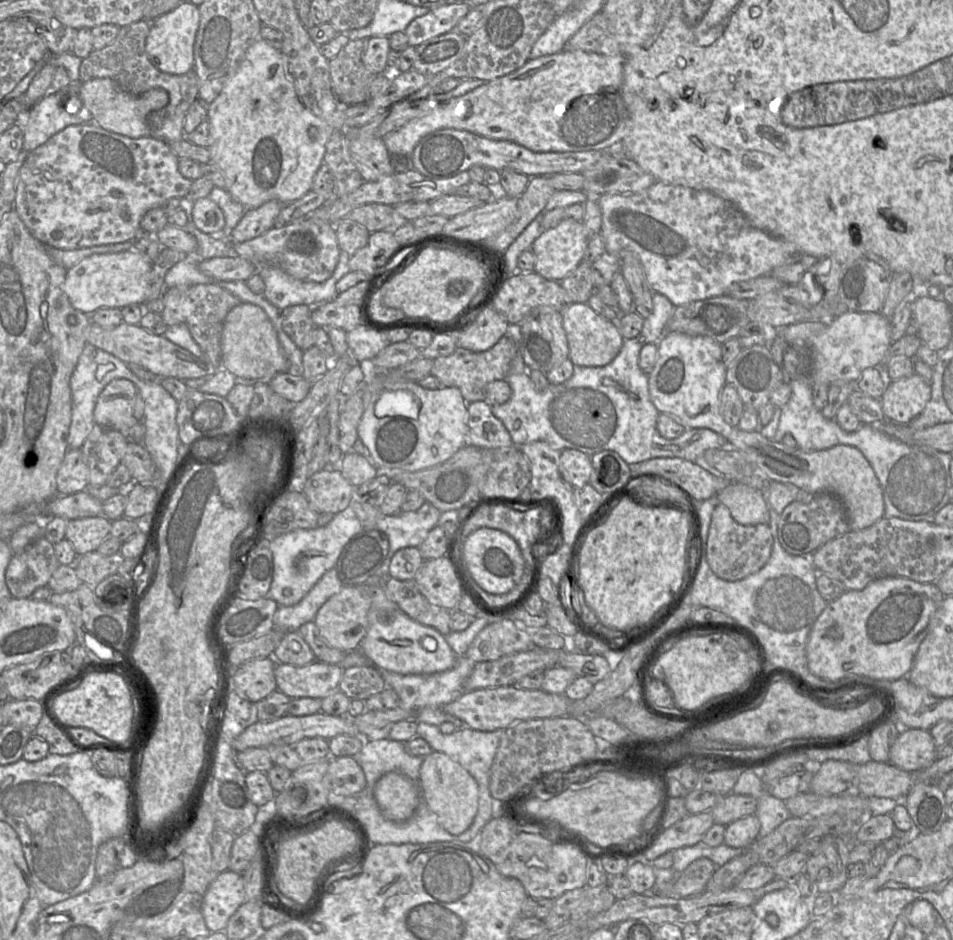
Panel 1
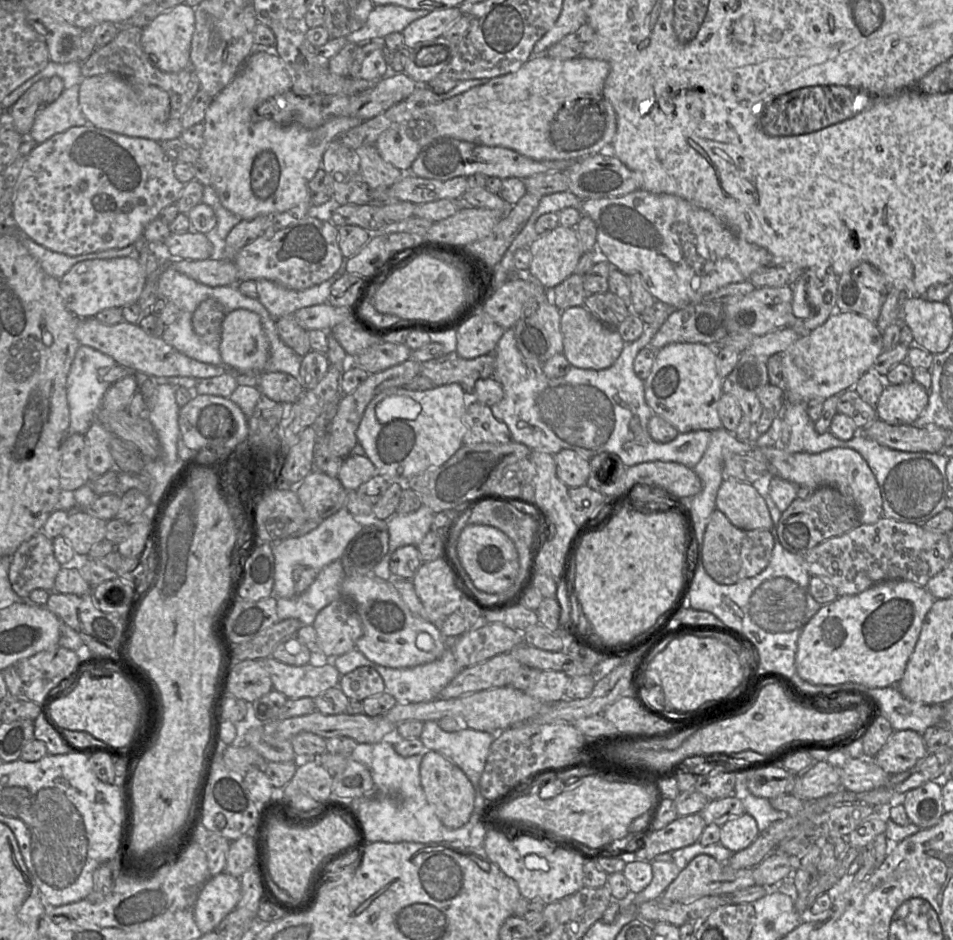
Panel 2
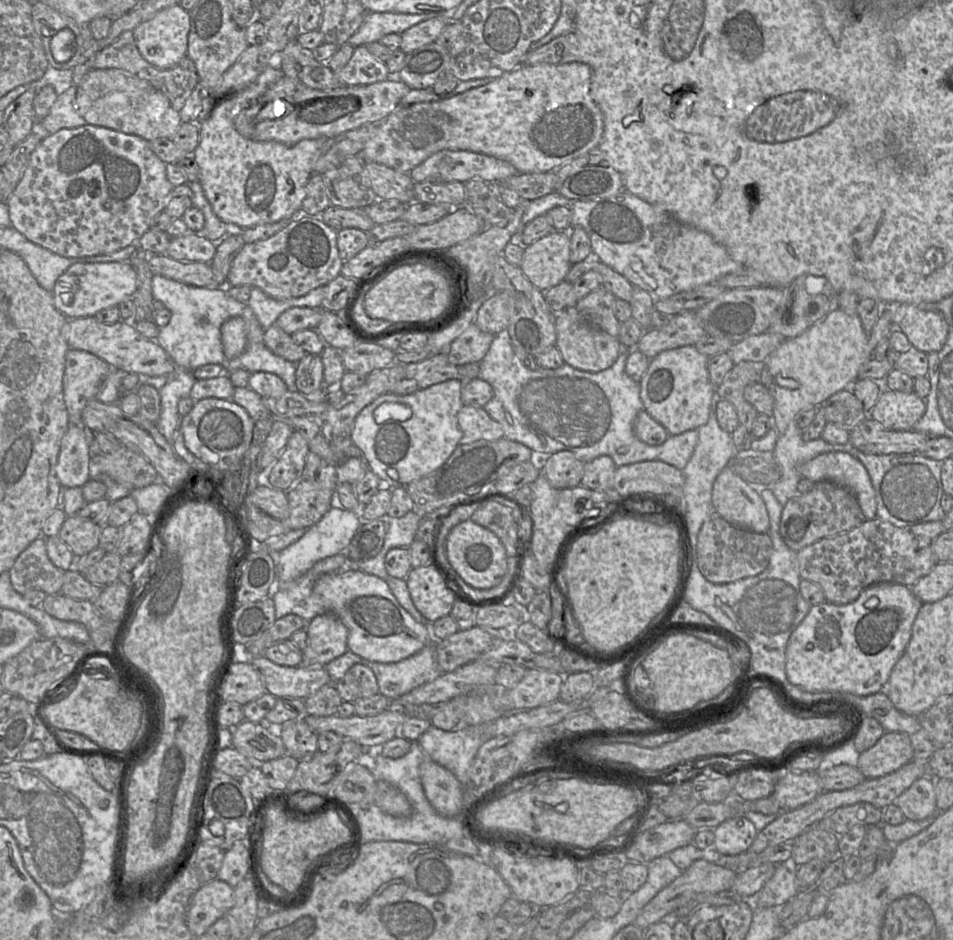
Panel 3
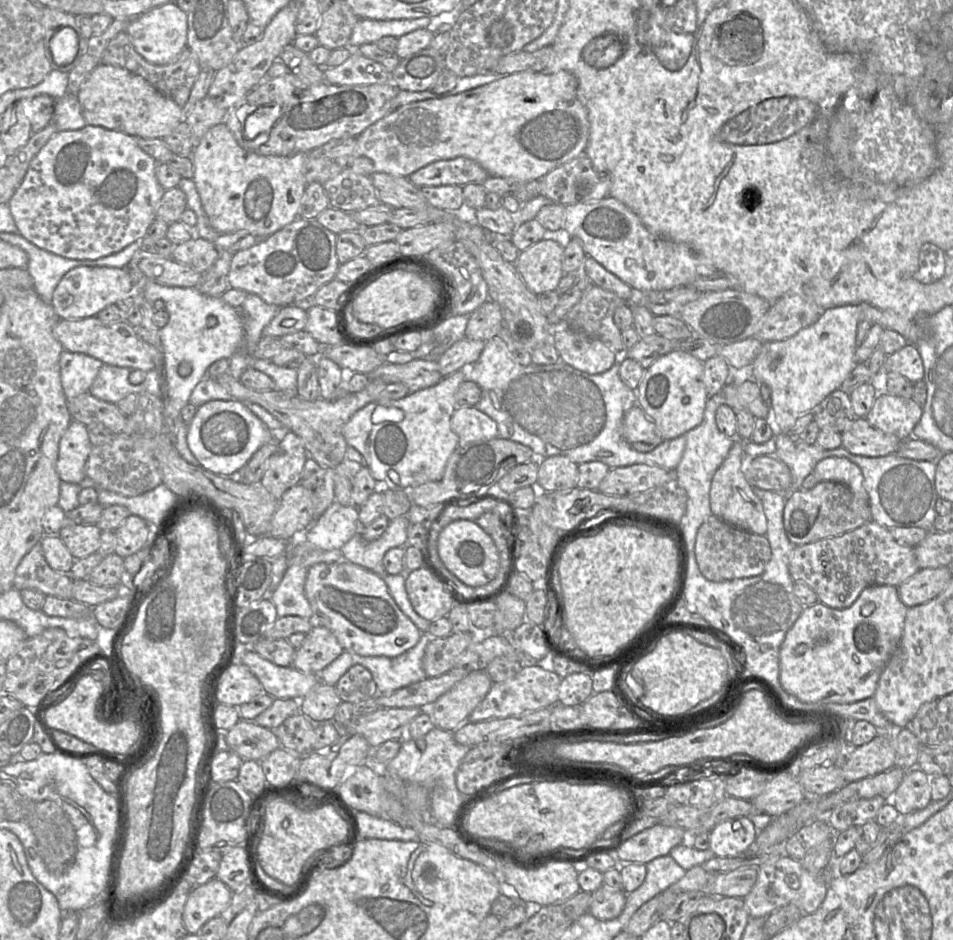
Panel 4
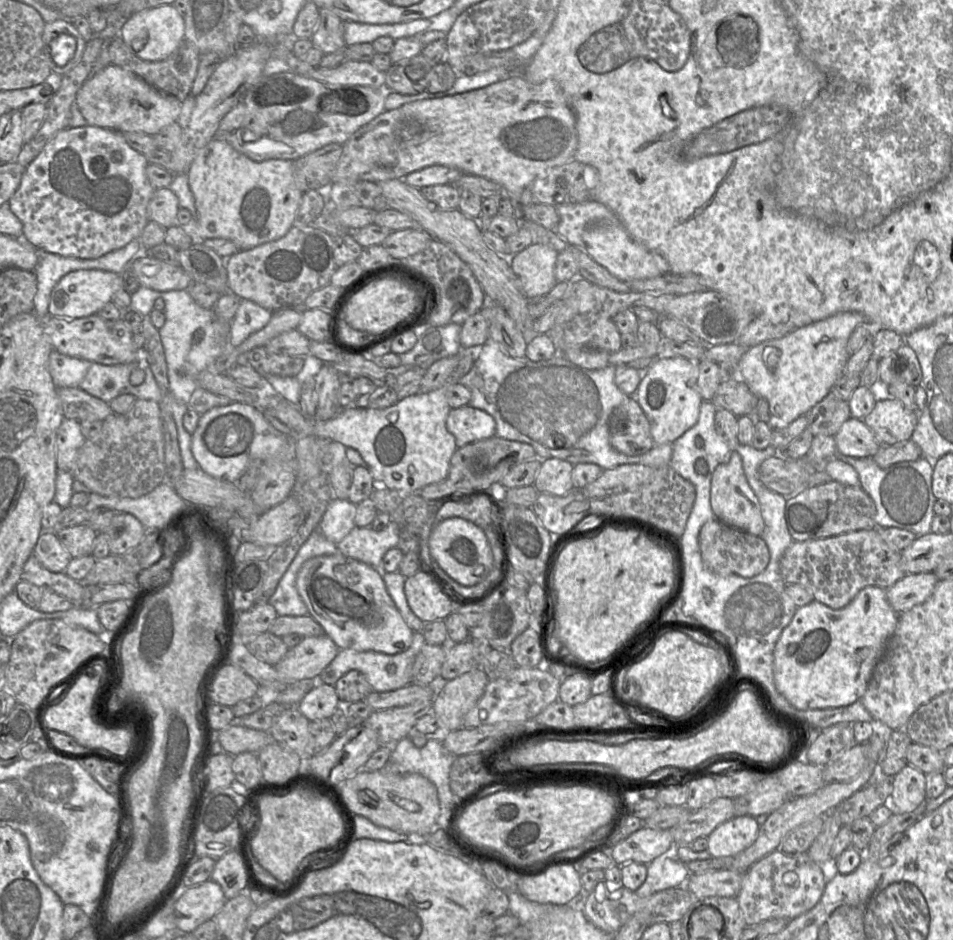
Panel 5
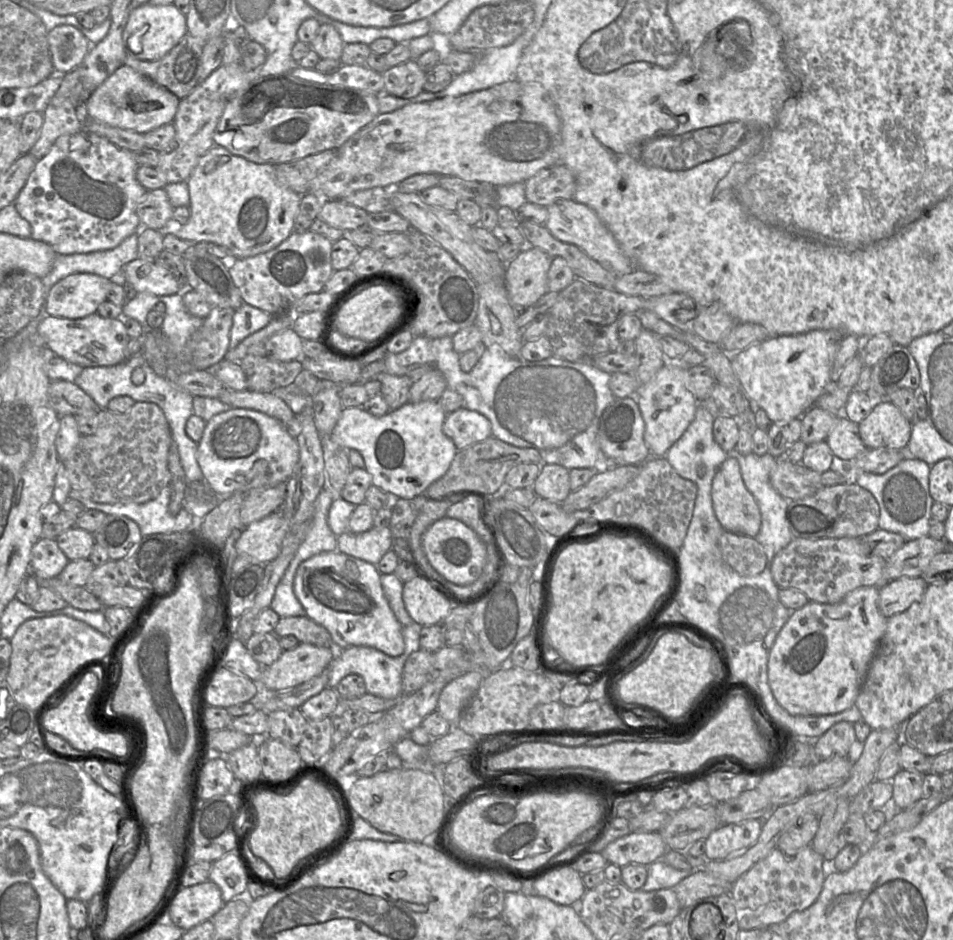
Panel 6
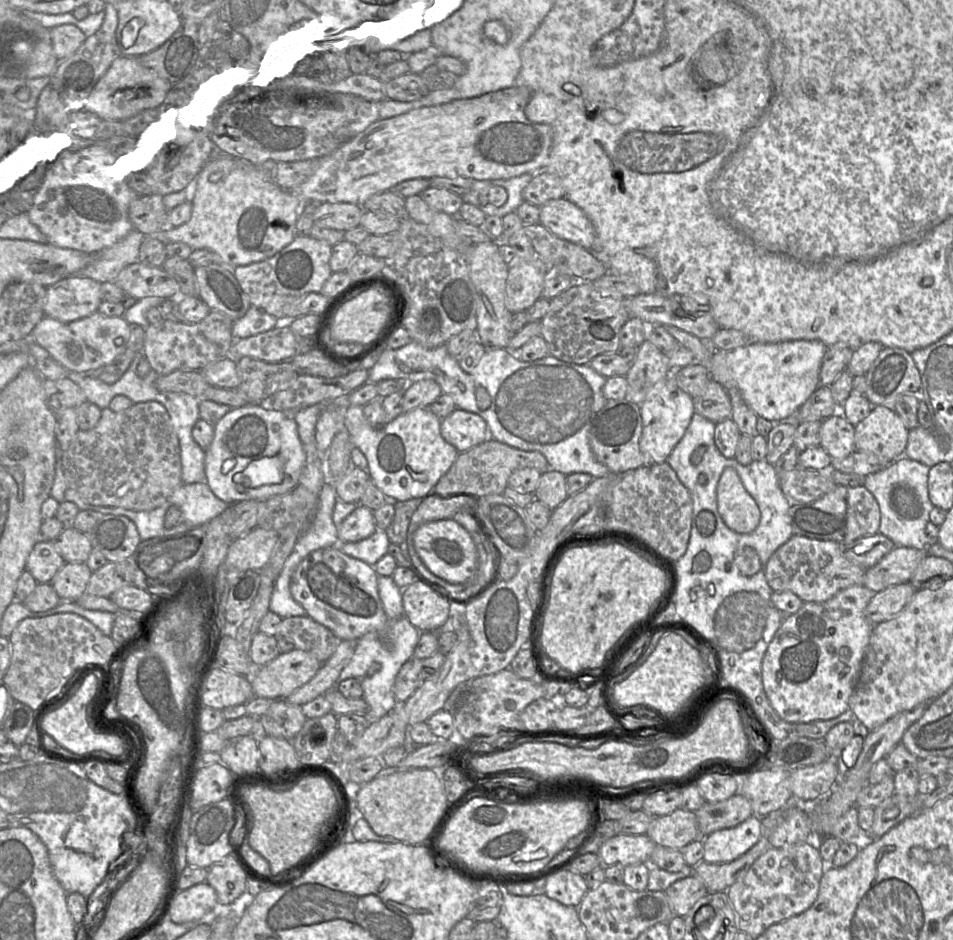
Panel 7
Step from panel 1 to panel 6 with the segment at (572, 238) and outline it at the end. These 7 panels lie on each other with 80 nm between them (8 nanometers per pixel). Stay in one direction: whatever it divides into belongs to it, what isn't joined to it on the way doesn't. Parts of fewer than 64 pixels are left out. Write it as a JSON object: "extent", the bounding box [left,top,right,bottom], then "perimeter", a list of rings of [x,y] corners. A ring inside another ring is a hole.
{"extent":[506,246,552,307],"perimeter":[[[527,246],[506,264],[506,293],[513,307],[534,305],[549,292],[548,270],[552,259],[540,248]]]}

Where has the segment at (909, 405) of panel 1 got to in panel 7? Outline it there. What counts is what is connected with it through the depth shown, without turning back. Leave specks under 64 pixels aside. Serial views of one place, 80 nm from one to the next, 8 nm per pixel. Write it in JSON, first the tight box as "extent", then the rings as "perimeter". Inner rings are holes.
{"extent":[855,405,909,463],"perimeter":[[[877,405],[855,426],[855,450],[873,453],[892,463],[904,456],[908,437],[909,430],[896,411]]]}

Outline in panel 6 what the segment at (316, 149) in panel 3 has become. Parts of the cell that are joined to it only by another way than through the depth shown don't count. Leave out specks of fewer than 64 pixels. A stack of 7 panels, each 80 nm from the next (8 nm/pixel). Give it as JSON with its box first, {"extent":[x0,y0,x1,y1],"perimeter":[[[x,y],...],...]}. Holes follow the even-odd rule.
{"extent":[166,145,301,258],"perimeter":[[[214,145],[198,160],[187,180],[190,196],[190,217],[186,224],[178,225],[171,219],[166,230],[183,240],[213,242],[228,249],[232,258],[246,258],[268,252],[294,231],[301,195],[281,185],[275,175],[276,164],[257,164],[232,154],[224,147]]]}

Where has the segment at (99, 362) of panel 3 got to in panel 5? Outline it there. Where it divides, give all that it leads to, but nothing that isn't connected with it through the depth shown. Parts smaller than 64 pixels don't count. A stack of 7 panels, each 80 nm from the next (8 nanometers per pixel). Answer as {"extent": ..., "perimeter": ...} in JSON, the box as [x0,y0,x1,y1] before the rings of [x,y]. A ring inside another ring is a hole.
{"extent":[49,350,92,388],"perimeter":[[[53,350],[49,356],[49,372],[57,388],[79,387],[92,362],[70,357]]]}

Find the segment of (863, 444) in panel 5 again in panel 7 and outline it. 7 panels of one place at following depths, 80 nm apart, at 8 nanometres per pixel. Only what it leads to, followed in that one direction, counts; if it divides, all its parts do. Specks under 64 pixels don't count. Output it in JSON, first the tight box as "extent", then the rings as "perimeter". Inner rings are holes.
{"extent":[820,414,855,459],"perimeter":[[[840,414],[822,421],[820,446],[832,459],[843,459],[855,450],[855,426]]]}

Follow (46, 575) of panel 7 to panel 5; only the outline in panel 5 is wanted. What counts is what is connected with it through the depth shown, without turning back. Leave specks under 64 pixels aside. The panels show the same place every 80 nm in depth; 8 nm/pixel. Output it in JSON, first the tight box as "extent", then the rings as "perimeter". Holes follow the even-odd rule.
{"extent":[34,531,72,573],"perimeter":[[[43,531],[34,547],[34,556],[47,570],[55,573],[64,572],[72,557],[59,541],[57,534]]]}

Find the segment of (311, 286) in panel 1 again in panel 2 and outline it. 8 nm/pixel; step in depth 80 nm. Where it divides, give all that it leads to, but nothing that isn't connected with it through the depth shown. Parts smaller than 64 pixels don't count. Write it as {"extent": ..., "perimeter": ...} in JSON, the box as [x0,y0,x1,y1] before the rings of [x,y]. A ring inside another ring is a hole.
{"extent":[257,257,347,319],"perimeter":[[[343,257],[339,270],[330,279],[304,290],[285,288],[267,279],[257,282],[258,300],[274,319],[293,315],[301,308],[327,303],[332,285],[346,273],[347,259]]]}

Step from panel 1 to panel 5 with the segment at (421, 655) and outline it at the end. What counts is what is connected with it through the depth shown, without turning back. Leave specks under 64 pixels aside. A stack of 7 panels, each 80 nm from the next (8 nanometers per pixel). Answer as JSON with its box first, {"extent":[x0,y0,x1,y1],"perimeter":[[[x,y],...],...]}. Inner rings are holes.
{"extent":[296,552,414,655],"perimeter":[[[340,552],[316,556],[302,564],[296,586],[309,615],[323,627],[325,634],[340,649],[394,655],[410,647],[414,631],[402,618],[382,577],[370,565]]]}

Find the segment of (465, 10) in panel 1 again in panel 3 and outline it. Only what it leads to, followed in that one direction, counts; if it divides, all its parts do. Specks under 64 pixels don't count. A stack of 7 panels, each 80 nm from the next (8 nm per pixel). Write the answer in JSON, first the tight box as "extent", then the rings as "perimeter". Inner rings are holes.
{"extent":[400,15,446,54],"perimeter":[[[439,15],[420,22],[400,34],[400,49],[407,54],[422,46],[431,44],[437,40],[446,26],[446,20]]]}

